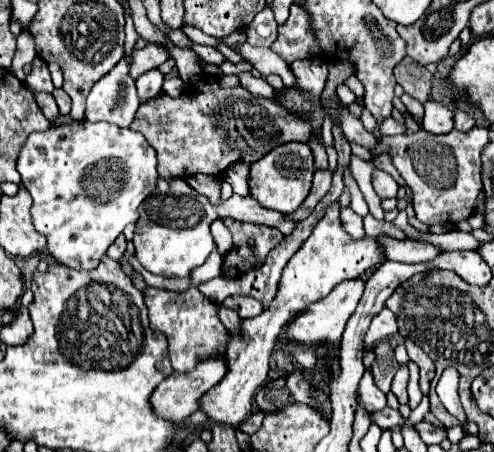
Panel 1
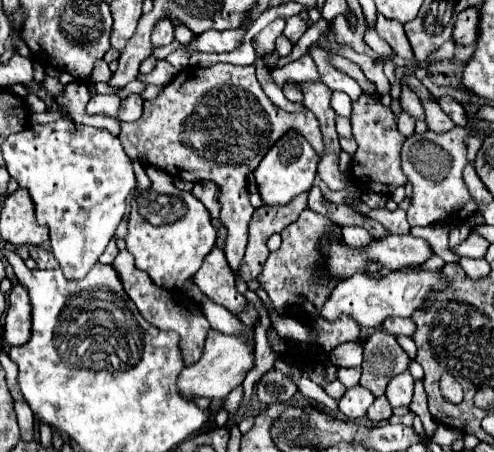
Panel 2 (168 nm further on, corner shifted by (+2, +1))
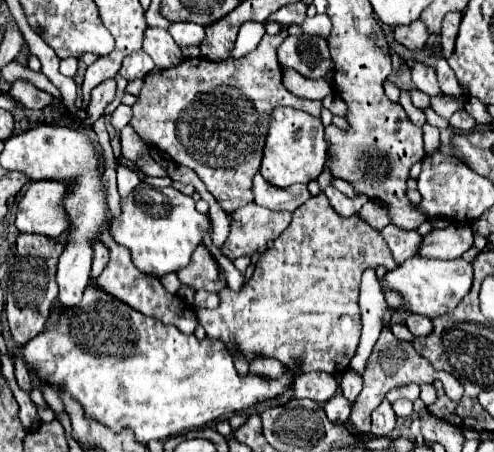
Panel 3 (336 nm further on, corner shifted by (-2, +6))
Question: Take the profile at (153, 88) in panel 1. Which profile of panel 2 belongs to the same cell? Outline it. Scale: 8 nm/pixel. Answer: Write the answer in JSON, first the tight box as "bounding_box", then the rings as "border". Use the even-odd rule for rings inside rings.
{"bounding_box":[118,93,144,121],"border":[[[132,93],[132,95],[128,95],[128,97],[122,101],[122,109],[120,109],[118,119],[120,119],[120,121],[136,121],[136,119],[140,119],[142,109],[144,109],[144,99],[142,99],[142,95],[140,95],[140,93]]]}

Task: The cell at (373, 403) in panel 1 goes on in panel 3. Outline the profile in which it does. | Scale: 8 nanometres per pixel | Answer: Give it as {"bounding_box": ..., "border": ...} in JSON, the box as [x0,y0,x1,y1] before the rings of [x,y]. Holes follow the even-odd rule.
{"bounding_box":[324,394,352,422],"border":[[[336,394],[334,398],[330,398],[324,404],[324,412],[328,414],[330,422],[348,422],[348,416],[352,412],[352,404],[342,394]]]}

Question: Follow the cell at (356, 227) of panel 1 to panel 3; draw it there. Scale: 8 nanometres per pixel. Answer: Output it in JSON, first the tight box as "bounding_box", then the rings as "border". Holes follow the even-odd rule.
{"bounding_box":[350,270,386,376],"border":[[[366,270],[362,276],[362,286],[360,286],[360,310],[362,310],[362,338],[356,356],[350,362],[352,372],[362,376],[366,368],[366,360],[372,352],[372,346],[376,344],[380,330],[382,330],[382,312],[386,310],[386,300],[382,294],[382,286],[374,274],[374,270]]]}

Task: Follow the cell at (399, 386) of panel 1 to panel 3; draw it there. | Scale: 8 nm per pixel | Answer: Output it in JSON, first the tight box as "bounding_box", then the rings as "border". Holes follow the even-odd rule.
{"bounding_box":[386,384,420,402],"border":[[[406,384],[406,386],[398,386],[398,388],[392,388],[388,394],[386,394],[386,400],[388,402],[394,402],[398,398],[408,398],[408,400],[416,400],[420,396],[420,386],[418,384]]]}

